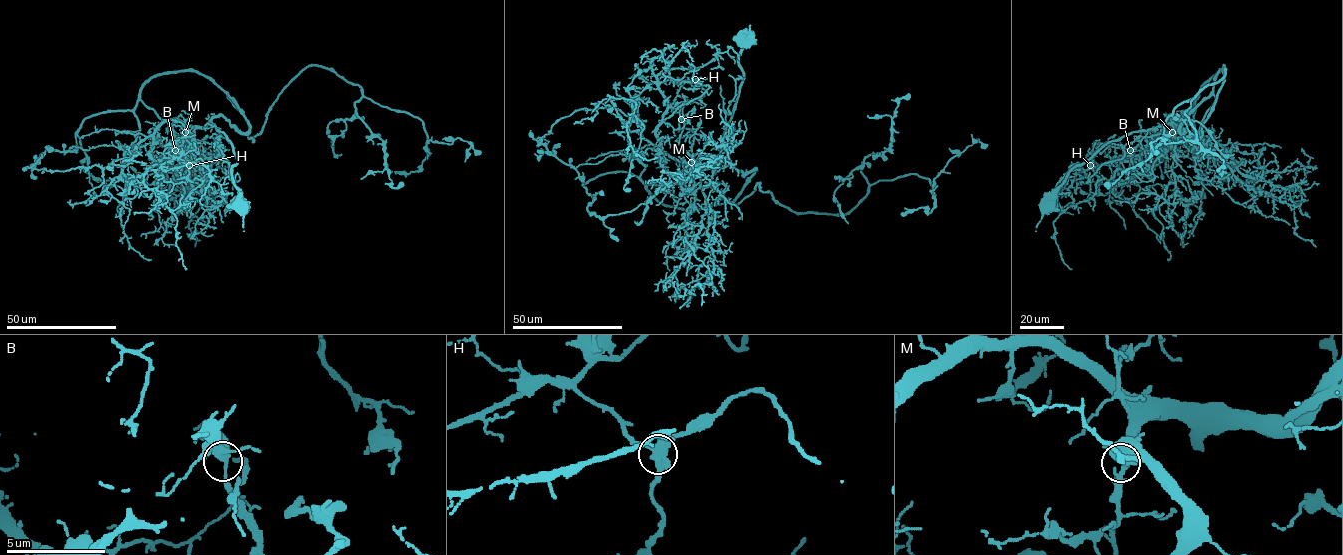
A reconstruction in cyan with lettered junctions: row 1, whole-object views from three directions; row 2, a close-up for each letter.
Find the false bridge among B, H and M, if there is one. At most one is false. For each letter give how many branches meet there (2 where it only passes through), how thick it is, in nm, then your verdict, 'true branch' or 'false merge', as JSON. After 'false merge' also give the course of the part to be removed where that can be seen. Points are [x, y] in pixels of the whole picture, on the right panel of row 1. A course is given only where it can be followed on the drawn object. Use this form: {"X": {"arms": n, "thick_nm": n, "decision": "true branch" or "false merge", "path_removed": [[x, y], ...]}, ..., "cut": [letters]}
{"B": {"arms": 4, "thick_nm": 360, "decision": "true branch"}, "H": {"arms": 4, "thick_nm": 400, "decision": "false merge", "path_removed": [[1090, 165], [1089, 158], [1060, 178]]}, "M": {"arms": 4, "thick_nm": 400, "decision": "true branch"}, "cut": ["H"]}

